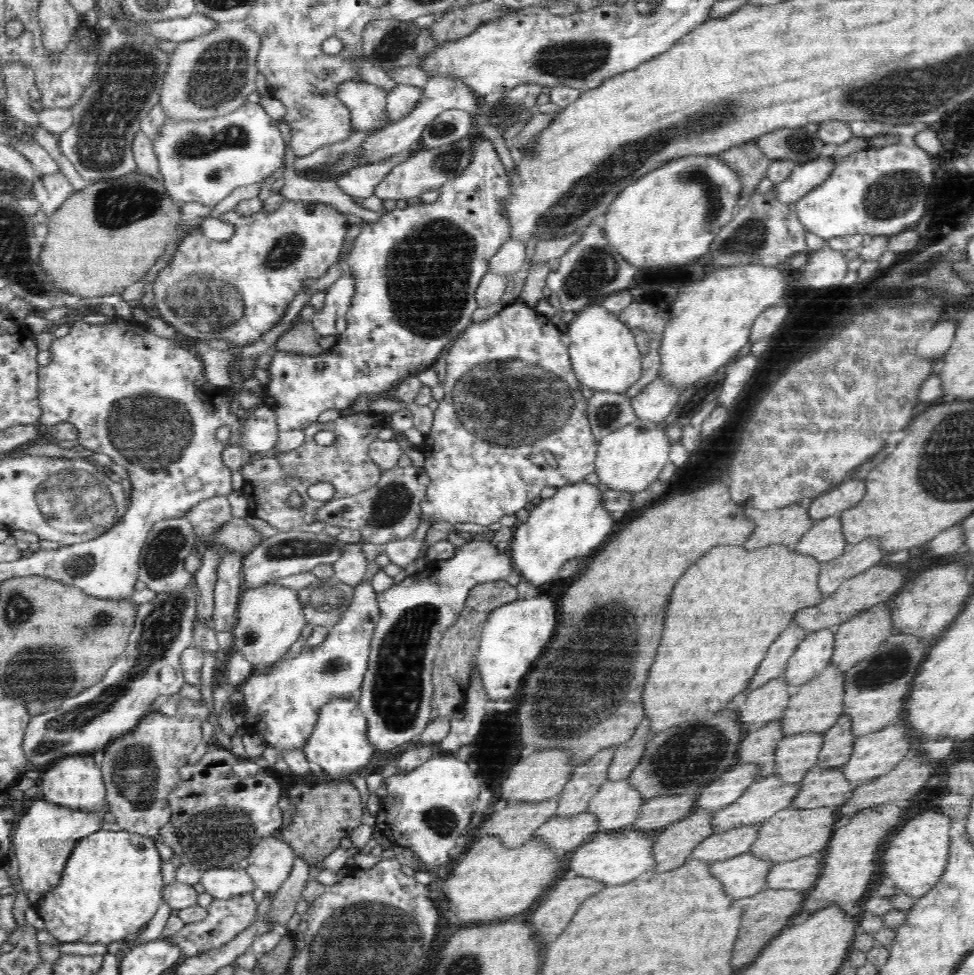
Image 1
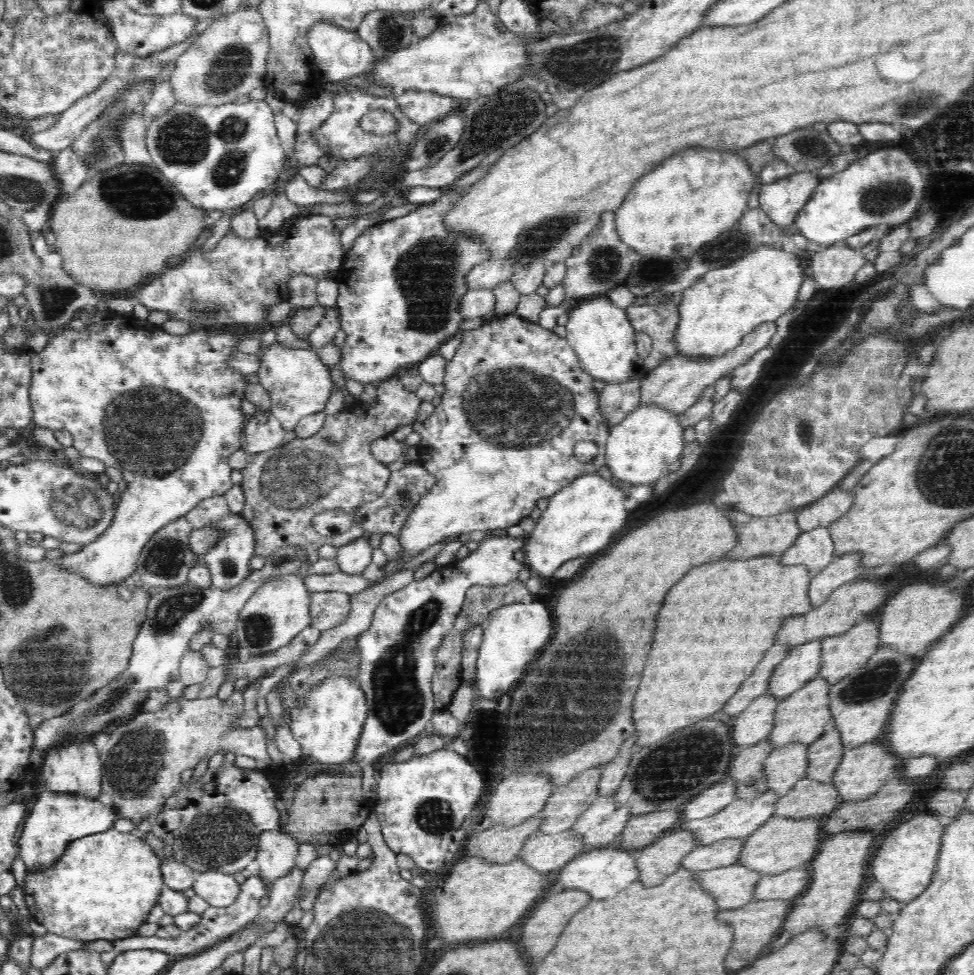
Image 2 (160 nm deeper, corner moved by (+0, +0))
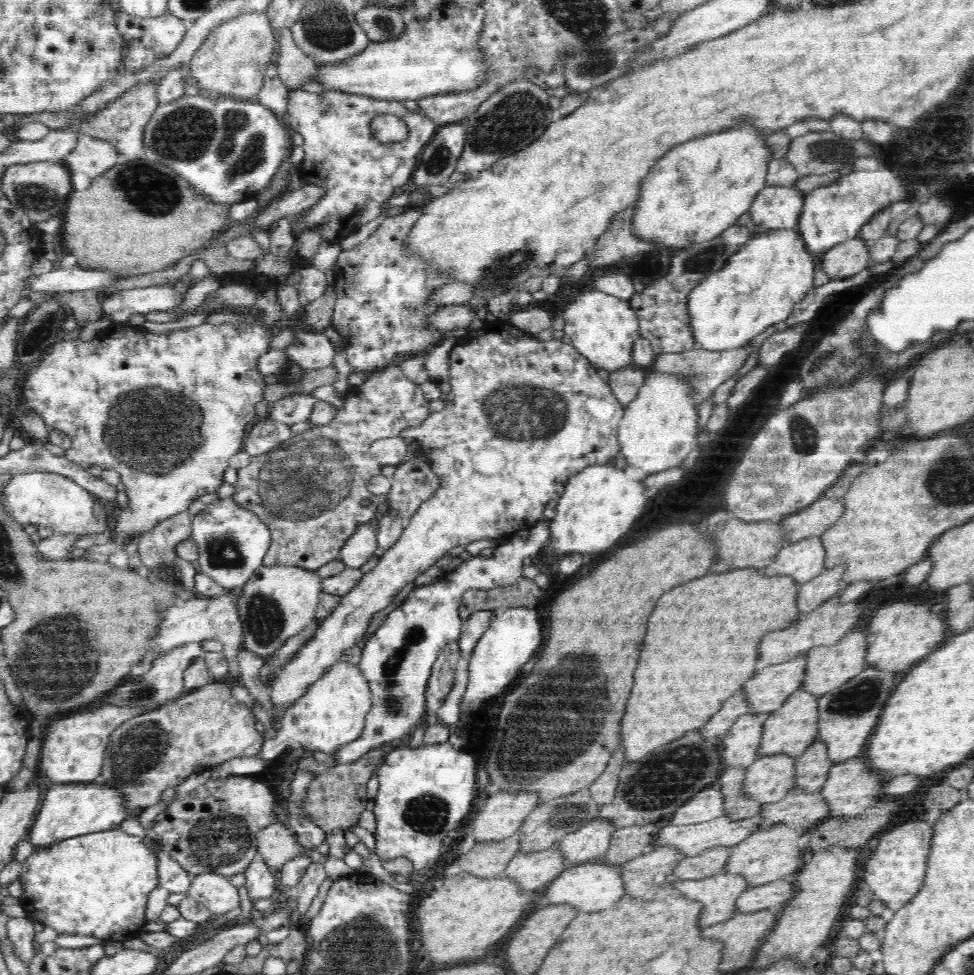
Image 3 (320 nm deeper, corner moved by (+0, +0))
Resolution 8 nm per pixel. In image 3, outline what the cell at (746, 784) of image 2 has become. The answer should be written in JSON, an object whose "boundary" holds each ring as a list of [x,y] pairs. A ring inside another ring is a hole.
{"boundary":[[[730,766],[723,769],[716,780],[722,789],[723,814],[729,816],[729,819],[734,822],[761,814],[761,804],[746,798],[743,793],[742,785],[746,773],[747,768],[743,766]]]}

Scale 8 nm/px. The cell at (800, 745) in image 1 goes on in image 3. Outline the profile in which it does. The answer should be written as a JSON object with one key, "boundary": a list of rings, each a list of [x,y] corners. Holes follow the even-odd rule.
{"boundary":[[[787,754],[759,756],[747,768],[742,785],[745,797],[760,804],[782,800],[796,787],[795,760]]]}

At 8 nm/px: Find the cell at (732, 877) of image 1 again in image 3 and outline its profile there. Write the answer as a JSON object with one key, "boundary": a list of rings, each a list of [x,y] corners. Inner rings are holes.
{"boundary":[[[724,872],[703,880],[676,881],[672,885],[688,900],[697,900],[702,904],[702,928],[730,920],[737,911],[736,900],[750,888],[744,877]]]}

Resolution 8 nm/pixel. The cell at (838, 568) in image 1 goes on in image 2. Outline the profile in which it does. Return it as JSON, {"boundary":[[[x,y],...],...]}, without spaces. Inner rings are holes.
{"boundary":[[[850,552],[842,556],[835,557],[834,560],[823,568],[811,581],[808,589],[808,598],[812,607],[819,607],[828,600],[832,594],[842,584],[852,582],[860,578],[861,554]]]}

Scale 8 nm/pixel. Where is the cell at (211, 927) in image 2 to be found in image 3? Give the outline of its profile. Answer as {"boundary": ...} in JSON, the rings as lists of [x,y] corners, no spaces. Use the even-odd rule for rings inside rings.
{"boundary":[[[258,859],[245,870],[247,896],[254,902],[263,898],[277,898],[278,874]]]}

